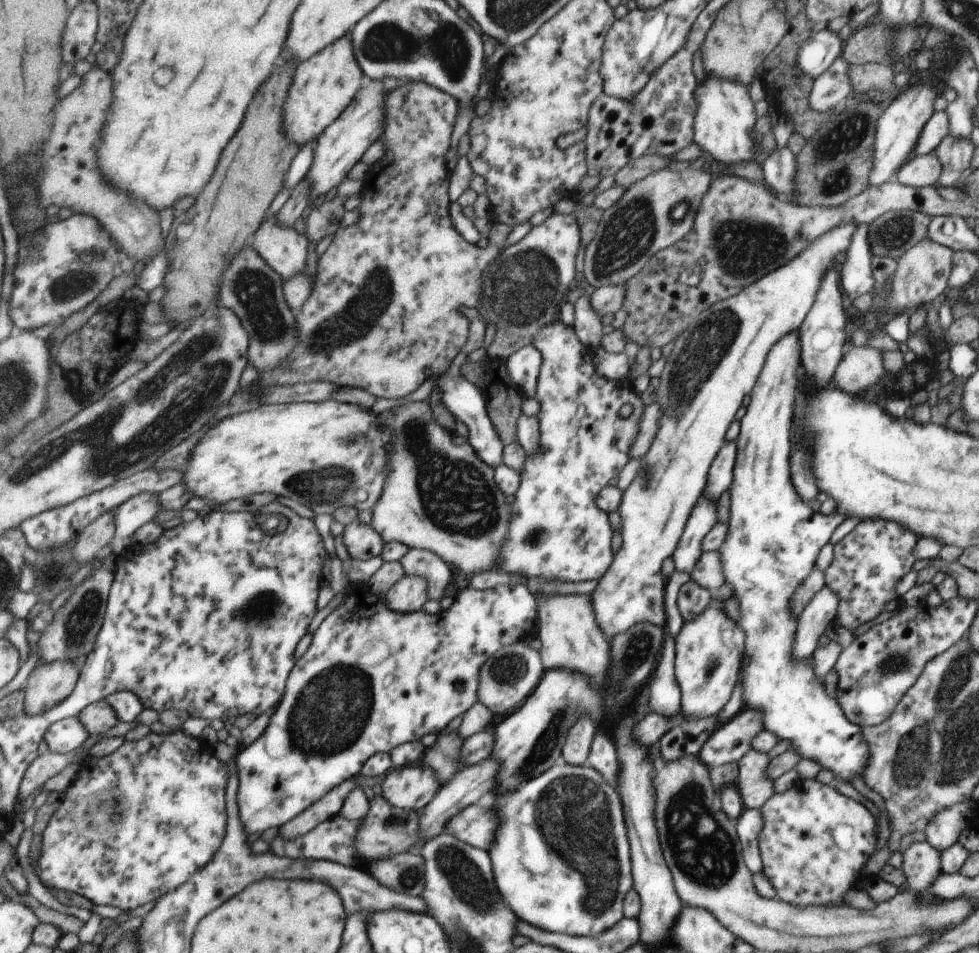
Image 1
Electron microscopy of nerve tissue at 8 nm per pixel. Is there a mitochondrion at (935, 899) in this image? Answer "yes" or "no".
no

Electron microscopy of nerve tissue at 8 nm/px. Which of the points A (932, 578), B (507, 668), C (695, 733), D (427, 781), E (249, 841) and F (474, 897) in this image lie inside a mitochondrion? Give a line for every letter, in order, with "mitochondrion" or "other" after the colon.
A: other
B: mitochondrion
C: other
D: other
E: other
F: mitochondrion

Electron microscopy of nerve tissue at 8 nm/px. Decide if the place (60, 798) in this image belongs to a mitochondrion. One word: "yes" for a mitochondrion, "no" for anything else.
no

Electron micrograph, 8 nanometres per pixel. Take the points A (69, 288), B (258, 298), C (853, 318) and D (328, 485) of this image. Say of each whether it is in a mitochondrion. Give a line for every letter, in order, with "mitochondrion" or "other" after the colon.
A: mitochondrion
B: mitochondrion
C: other
D: mitochondrion

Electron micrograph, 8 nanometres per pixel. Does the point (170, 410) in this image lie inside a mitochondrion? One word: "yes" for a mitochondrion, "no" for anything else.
yes

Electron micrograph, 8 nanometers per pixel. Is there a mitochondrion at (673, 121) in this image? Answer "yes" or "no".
yes

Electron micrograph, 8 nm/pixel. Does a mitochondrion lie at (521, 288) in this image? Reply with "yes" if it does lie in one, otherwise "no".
yes

